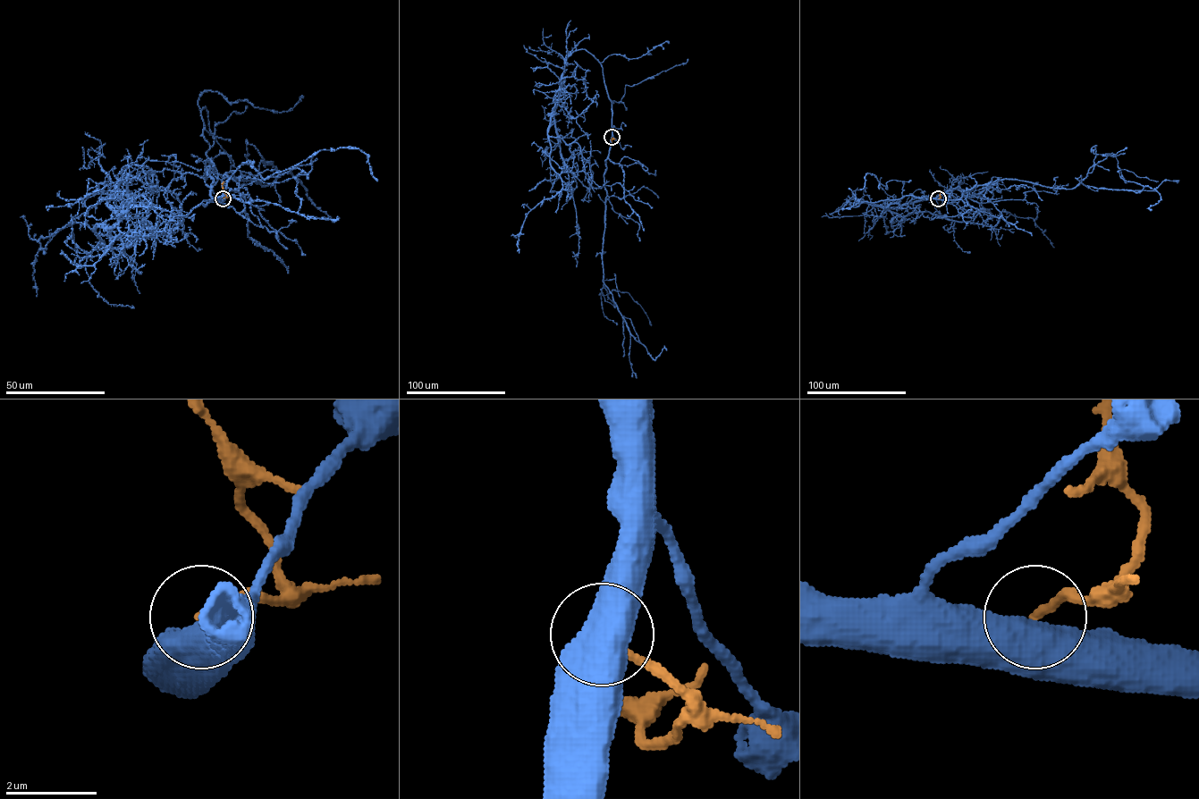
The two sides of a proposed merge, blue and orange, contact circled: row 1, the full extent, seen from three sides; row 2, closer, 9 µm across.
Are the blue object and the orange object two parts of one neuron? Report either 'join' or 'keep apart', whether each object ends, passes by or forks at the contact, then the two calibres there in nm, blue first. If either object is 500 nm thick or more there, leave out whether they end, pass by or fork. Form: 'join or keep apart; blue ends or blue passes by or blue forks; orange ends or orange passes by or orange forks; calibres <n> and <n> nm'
keep apart; calibres 750 and 170 nm

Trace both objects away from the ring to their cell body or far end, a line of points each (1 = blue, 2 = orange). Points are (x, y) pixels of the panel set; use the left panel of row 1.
1: (223, 198), (98, 224), (123, 254), (83, 223), (41, 237), (36, 296)
2: (223, 198), (226, 197), (223, 181)

